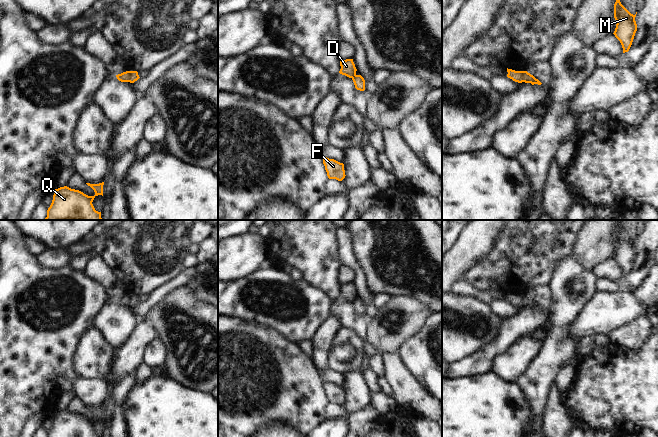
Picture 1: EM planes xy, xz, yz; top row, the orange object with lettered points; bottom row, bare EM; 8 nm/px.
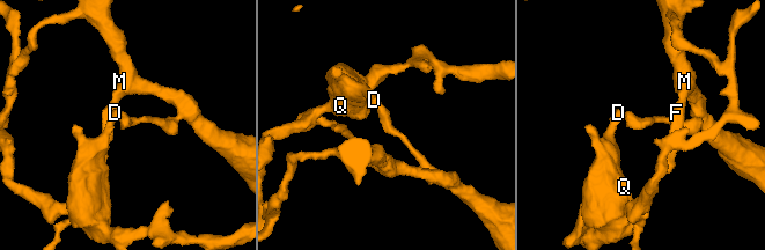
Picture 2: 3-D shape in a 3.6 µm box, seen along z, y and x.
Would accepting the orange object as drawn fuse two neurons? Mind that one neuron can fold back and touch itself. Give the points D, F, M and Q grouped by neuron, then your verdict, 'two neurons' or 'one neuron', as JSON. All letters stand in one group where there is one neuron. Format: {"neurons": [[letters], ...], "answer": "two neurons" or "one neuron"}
{"neurons": [["D", "Q"], ["F", "M"]], "answer": "two neurons"}

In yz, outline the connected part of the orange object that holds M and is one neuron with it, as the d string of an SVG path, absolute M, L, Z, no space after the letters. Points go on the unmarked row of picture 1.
M615 220L615 222L614 242L617 248L613 258L620 265L623 272L623 277L625 277L629 275L637 255L637 248L635 245L636 238L631 238L621 228L621 220Z

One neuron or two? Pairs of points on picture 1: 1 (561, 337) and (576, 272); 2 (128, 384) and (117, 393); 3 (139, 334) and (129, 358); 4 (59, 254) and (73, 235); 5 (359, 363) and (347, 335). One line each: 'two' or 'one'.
1: one
2: one
3: one
4: two
5: one

